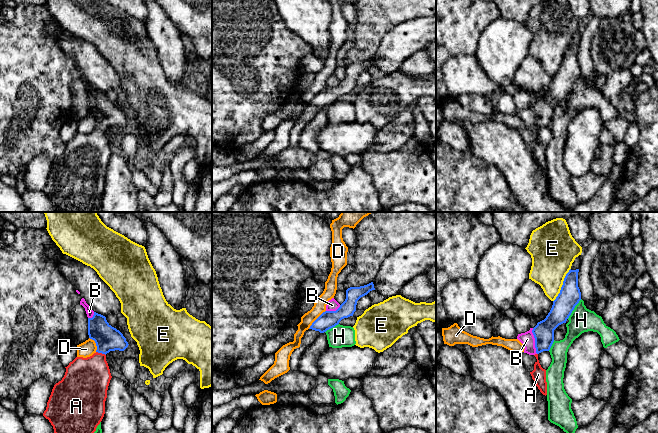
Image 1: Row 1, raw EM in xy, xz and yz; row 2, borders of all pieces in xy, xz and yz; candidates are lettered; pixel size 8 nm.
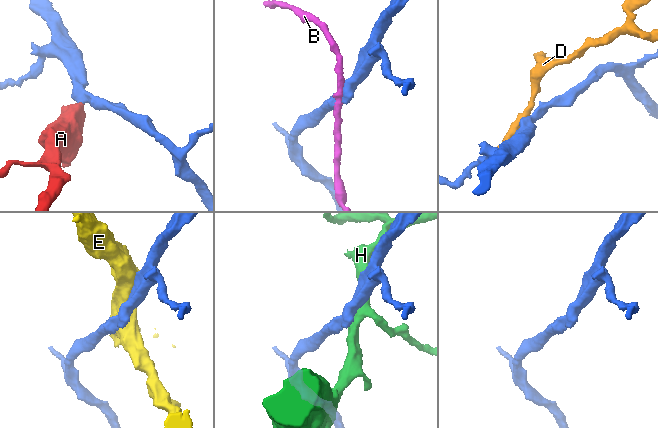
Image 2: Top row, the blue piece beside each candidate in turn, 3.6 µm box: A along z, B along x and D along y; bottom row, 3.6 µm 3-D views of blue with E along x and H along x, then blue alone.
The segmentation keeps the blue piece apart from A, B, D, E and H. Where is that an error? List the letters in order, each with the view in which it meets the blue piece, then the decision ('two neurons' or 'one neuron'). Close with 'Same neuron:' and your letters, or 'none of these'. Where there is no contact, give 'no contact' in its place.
A: contact in xy; one neuron
B: contact in yz; two neurons
D: contact in xz; two neurons
E: contact in yz; two neurons
H: contact in yz; two neurons
Same neuron: A

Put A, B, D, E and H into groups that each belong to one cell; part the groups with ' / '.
A / B / D / E / H

